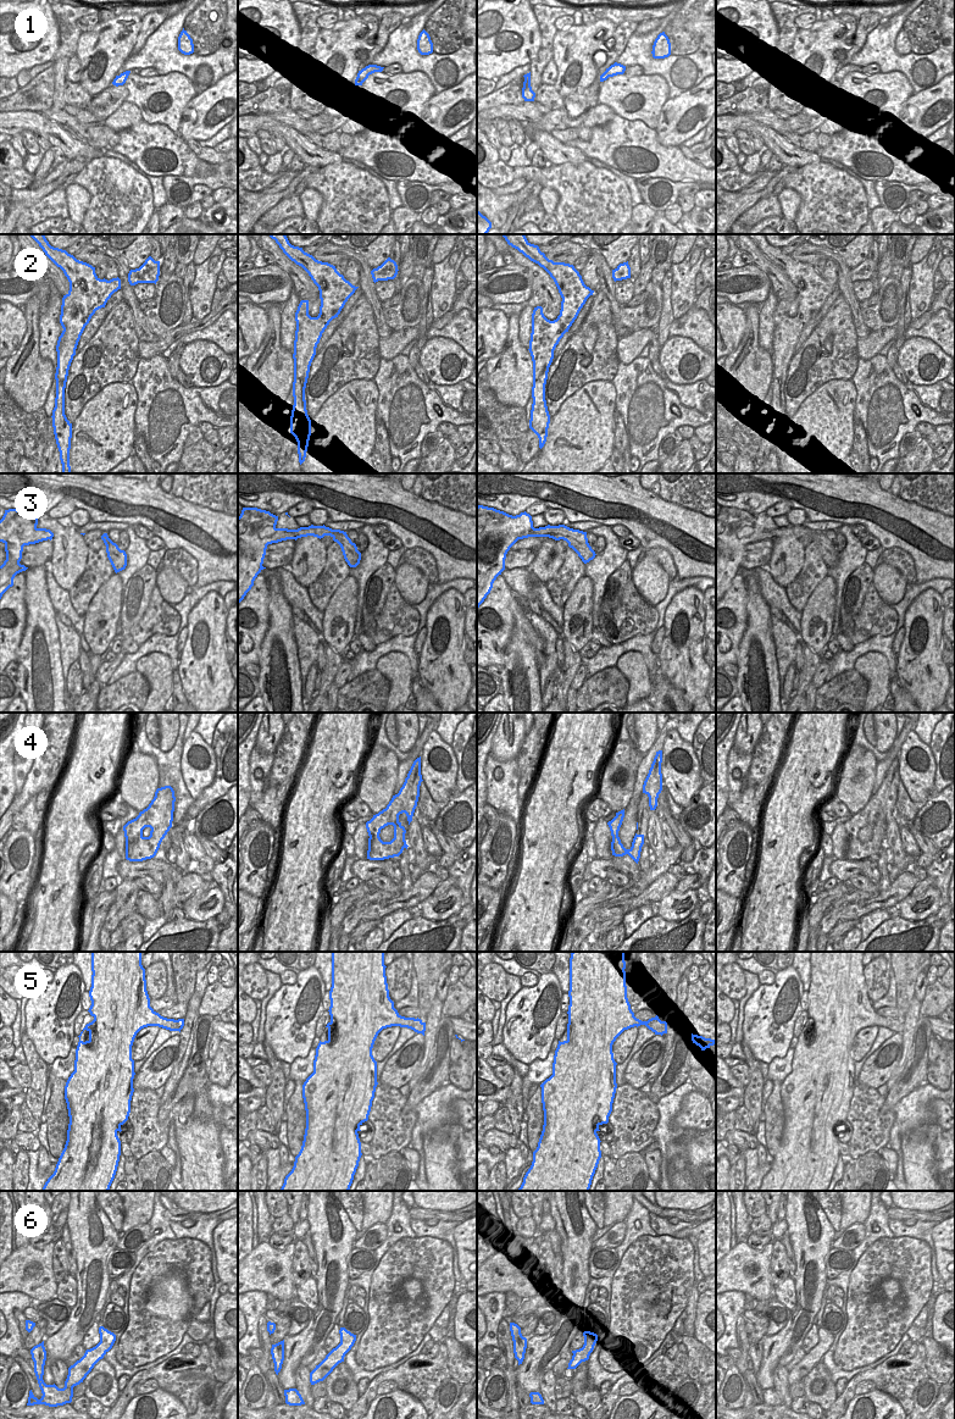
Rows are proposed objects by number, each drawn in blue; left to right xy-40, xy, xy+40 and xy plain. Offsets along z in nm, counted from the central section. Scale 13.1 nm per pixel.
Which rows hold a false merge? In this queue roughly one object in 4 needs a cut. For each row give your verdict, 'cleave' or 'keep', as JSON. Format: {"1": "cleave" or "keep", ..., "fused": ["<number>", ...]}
{"1": "keep", "2": "keep", "3": "keep", "4": "cleave", "5": "keep", "6": "keep", "fused": ["4"]}

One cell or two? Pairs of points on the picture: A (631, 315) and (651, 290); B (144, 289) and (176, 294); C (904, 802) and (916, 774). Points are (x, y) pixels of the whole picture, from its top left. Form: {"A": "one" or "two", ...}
{"A": "one", "B": "two", "C": "two"}

